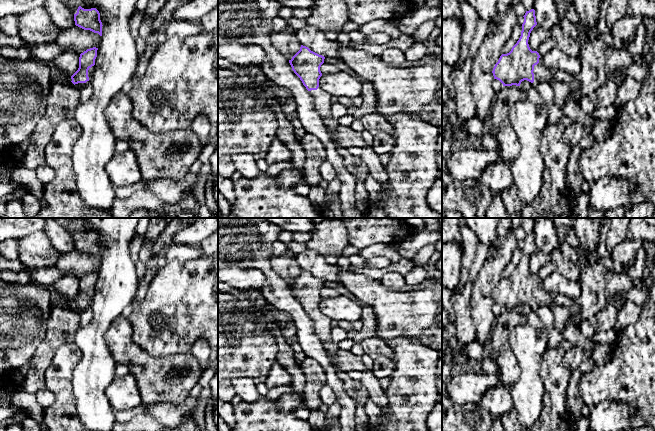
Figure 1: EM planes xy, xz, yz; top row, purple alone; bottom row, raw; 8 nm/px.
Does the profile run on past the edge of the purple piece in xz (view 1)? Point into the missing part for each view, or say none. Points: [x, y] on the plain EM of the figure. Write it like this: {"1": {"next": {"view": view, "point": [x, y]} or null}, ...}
{"1": {"next": {"view": "xz", "point": [322, 325]}}}

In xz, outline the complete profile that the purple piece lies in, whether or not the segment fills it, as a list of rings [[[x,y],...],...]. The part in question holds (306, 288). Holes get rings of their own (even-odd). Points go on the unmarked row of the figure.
[[[301,269],[300,274],[289,284],[289,287],[294,297],[309,315],[314,331],[325,351],[328,355],[333,355],[338,351],[338,347],[331,340],[332,320],[319,310],[319,303],[322,300],[320,291],[324,287],[324,283],[324,280]]]

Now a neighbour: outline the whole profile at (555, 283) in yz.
[[[557,272],[540,280],[539,286],[548,292],[563,294],[574,300],[578,299],[581,294],[581,280],[568,280]]]

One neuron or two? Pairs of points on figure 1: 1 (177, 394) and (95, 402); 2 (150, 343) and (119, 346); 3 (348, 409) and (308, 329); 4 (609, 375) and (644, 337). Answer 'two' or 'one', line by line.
1: two
2: two
3: one
4: one

